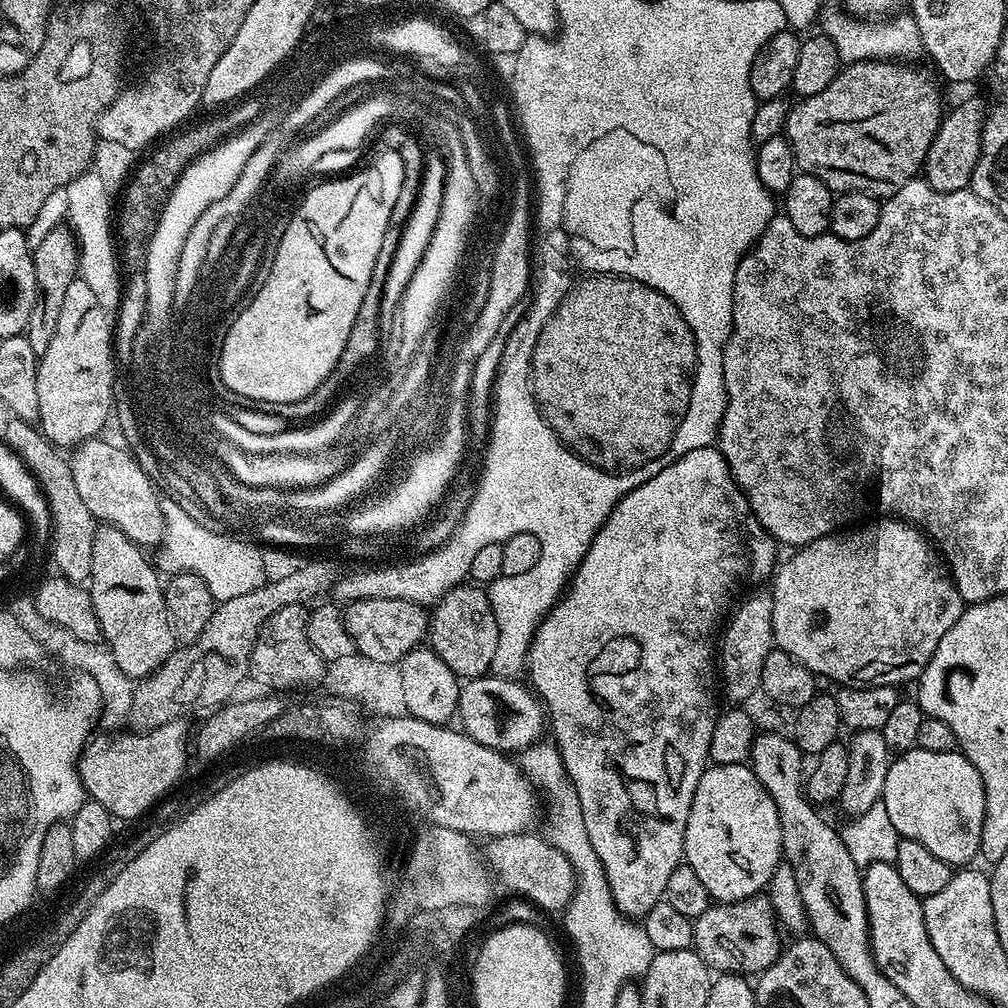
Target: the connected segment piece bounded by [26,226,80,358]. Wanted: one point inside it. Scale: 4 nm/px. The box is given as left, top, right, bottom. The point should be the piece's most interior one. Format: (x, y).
(56, 259)

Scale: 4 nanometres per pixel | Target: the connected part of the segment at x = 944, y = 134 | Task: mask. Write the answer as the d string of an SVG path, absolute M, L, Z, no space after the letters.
M968 100L951 112L952 109L941 119L940 129L934 134L922 169L923 179L939 192L953 192L971 185L974 166L980 157L980 136L984 132L986 104L980 100Z

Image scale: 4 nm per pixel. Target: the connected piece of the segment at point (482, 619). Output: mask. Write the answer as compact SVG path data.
M468 582L451 588L431 609L426 640L438 658L442 658L442 662L446 662L446 666L450 666L461 681L489 675L494 650L498 650L498 622L492 613L487 591Z

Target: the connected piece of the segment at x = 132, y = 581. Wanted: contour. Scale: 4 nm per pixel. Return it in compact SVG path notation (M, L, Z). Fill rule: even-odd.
M111 526L97 527L94 534L94 554L90 577L92 608L100 623L99 631L103 643L108 645L118 666L136 682L159 670L178 647L176 635L172 630L171 618L168 616L167 604L164 601L163 590L157 585L153 561L149 557L144 557L142 553L144 552L141 546L128 538L122 530Z

